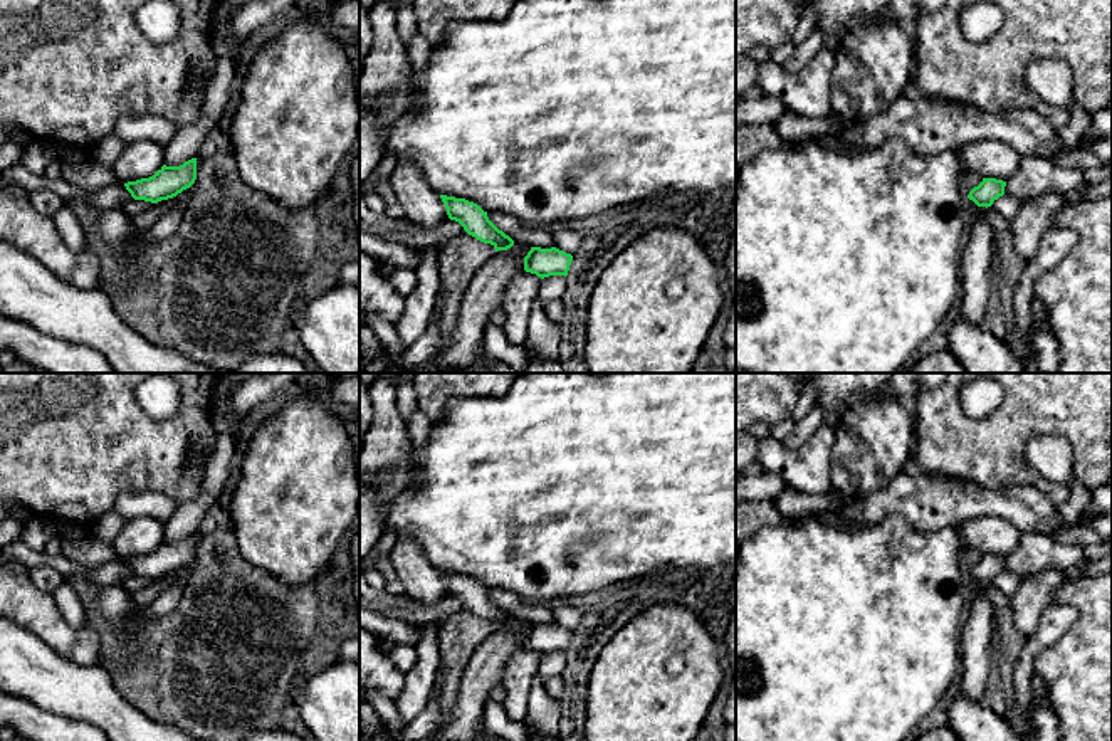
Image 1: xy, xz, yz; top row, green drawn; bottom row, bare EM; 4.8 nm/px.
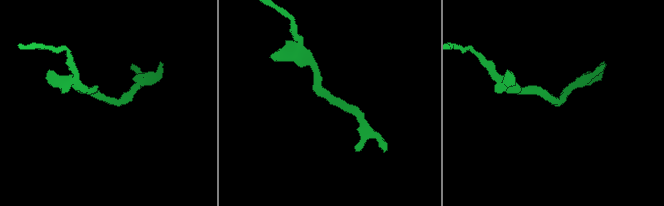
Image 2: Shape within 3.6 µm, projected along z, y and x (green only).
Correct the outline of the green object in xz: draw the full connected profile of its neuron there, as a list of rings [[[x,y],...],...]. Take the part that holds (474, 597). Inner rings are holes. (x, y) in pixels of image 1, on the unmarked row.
[[[440,571],[450,596],[459,598],[464,607],[484,620],[490,620],[496,628],[507,627],[514,617],[499,607],[477,580],[465,575]]]

